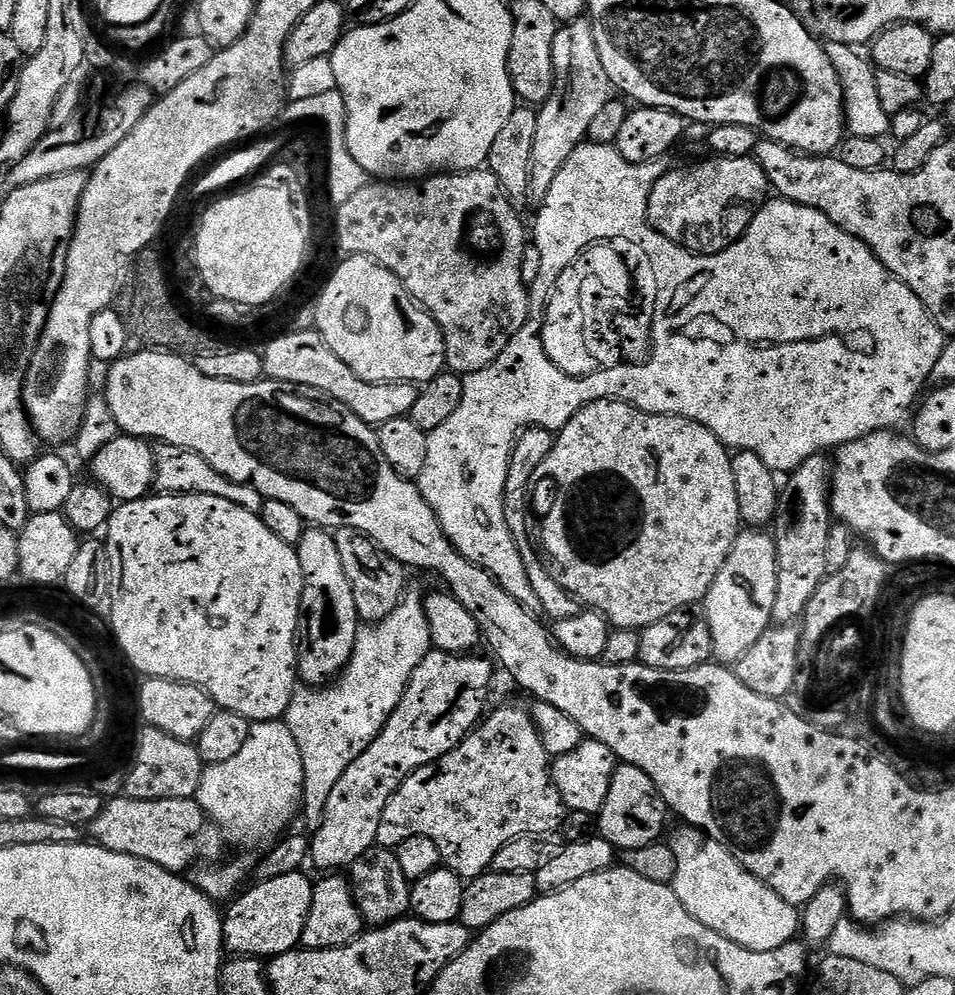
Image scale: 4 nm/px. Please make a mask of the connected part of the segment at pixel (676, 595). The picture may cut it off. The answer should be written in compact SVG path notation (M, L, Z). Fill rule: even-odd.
M599 400L574 414L566 426L555 433L550 454L546 454L546 462L534 470L532 479L534 487L530 496L540 508L544 508L544 521L540 524L539 547L547 557L544 565L550 570L550 578L562 586L562 590L570 590L585 609L600 612L613 629L634 628L643 630L654 622L662 622L666 614L674 614L699 605L707 596L714 578L718 578L718 570L722 570L722 562L730 554L734 542L742 531L742 521L738 510L738 494L734 491L734 470L732 456L724 443L706 426L681 416L663 416L653 412L643 412L624 400Z

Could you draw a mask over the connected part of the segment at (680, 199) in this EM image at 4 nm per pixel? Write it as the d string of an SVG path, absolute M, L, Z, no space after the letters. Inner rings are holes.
M716 156L711 159L676 168L673 172L672 169L665 171L664 176L654 182L648 199L648 220L653 230L670 238L670 242L678 247L701 256L712 256L739 240L770 196L766 174L752 156Z

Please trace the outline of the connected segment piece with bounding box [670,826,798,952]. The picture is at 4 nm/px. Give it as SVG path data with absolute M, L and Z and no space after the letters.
M691 826L681 829L670 840L670 847L678 862L676 877L670 886L688 913L698 918L702 926L730 938L730 942L738 942L738 946L751 952L774 950L789 943L788 923L791 920L793 923L798 916L794 905L778 898L770 886L754 878L754 874L747 872L721 844L711 840L706 833Z

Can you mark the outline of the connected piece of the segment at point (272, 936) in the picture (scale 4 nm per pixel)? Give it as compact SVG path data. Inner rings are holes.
M304 872L282 874L282 878L270 878L253 883L249 892L241 891L227 905L223 913L224 947L233 957L251 956L271 958L301 947L302 930L306 930L306 918L310 914L313 881Z

